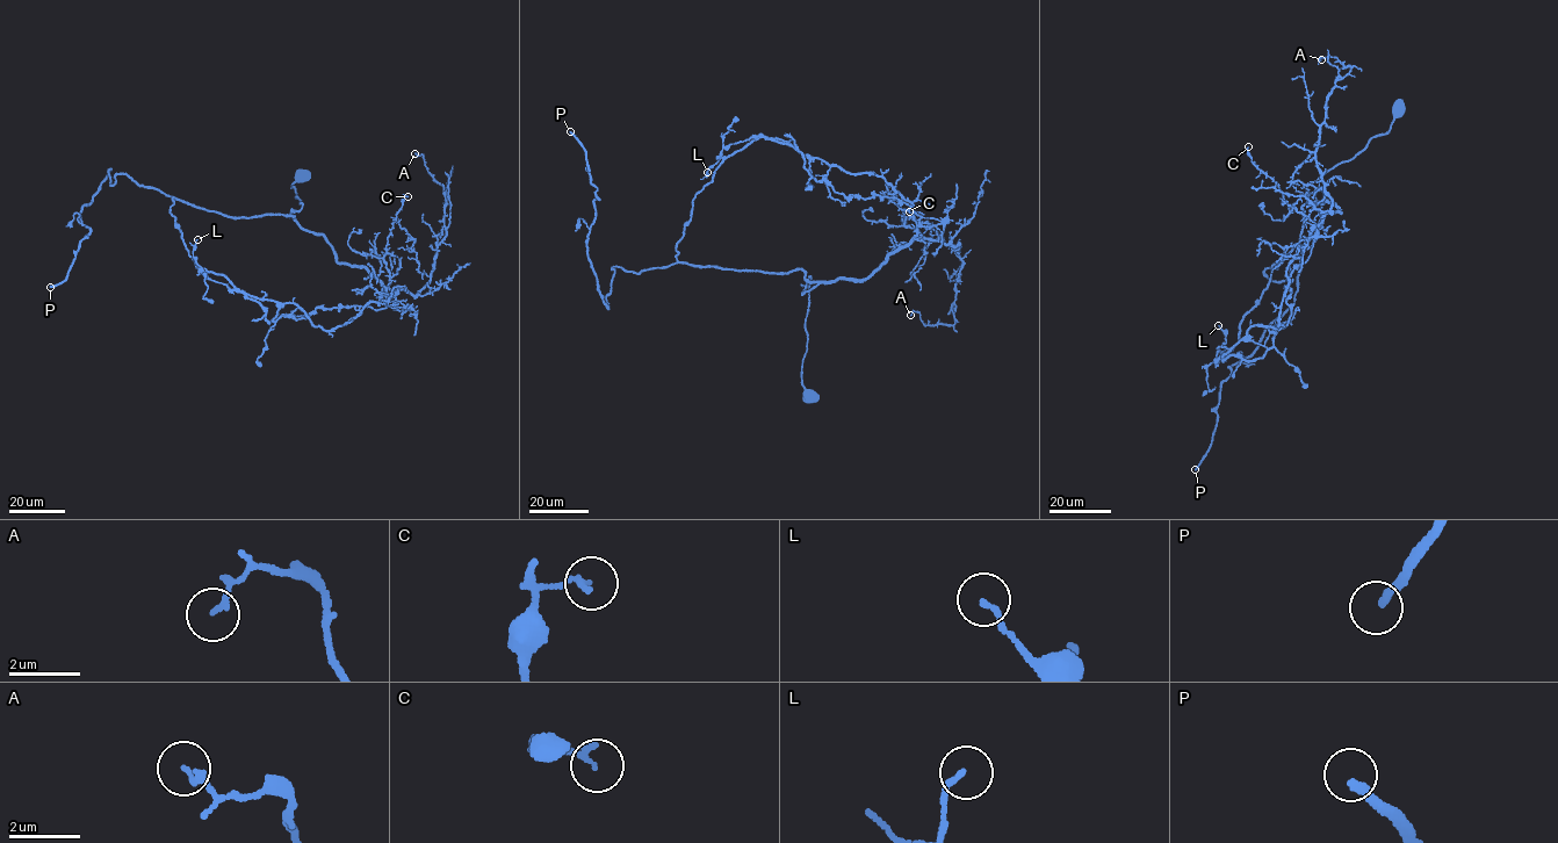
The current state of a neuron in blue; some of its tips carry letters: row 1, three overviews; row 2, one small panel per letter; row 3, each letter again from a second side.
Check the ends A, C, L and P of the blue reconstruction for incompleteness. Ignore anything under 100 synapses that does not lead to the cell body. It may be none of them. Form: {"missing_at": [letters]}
{"missing_at": ["P"]}

